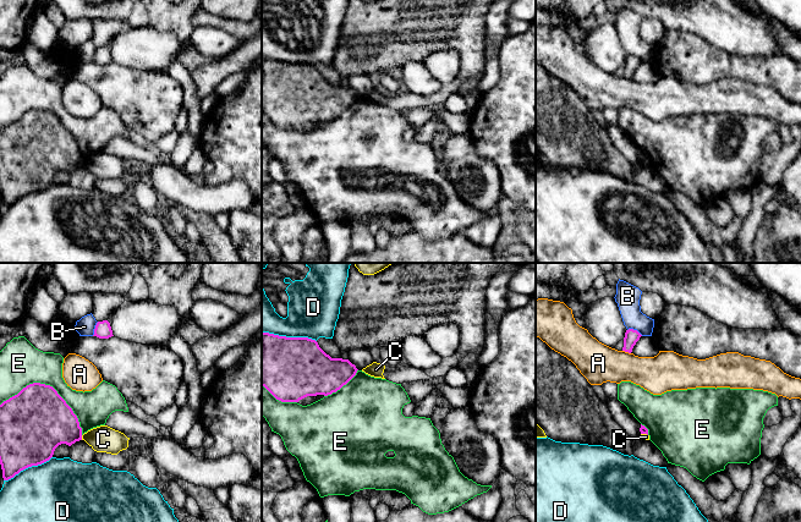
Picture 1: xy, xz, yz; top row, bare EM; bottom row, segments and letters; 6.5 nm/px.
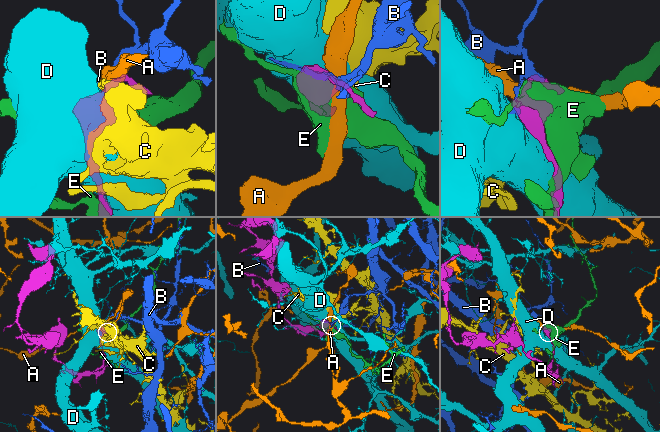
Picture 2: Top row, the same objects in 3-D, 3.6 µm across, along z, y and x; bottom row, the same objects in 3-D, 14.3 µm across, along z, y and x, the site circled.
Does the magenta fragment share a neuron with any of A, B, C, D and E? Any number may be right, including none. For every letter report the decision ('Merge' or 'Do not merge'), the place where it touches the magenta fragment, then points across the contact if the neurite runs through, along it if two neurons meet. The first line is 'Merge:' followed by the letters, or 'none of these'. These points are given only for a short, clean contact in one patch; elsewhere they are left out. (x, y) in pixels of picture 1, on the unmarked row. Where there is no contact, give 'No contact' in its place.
Merge: none of these
A: Do not merge. Touches magenta at yz (626, 77). Boundary: yz (623, 76), (630, 80)
B: Do not merge. Touches magenta at yz (635, 56)
C: Do not merge. Touches magenta at xy (81, 164). Boundary: xy (81, 161), (82, 165)
D: Do not merge. Touches magenta at xz (289, 64)
E: Do not merge. Touches magenta at xy (49, 111)

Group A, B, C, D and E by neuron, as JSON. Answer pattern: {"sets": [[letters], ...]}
{"sets": [["A"], ["B"], ["C"], ["D"], ["E"]]}

